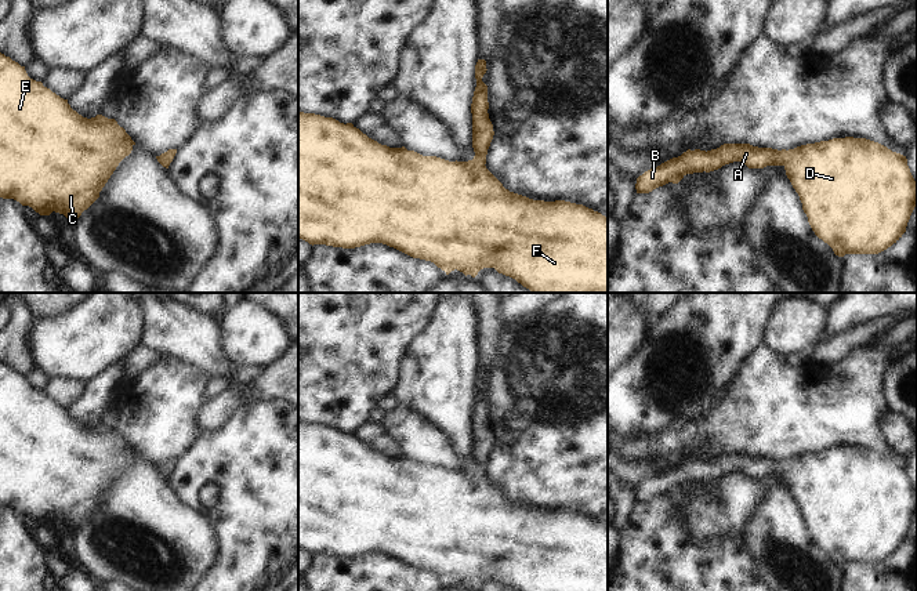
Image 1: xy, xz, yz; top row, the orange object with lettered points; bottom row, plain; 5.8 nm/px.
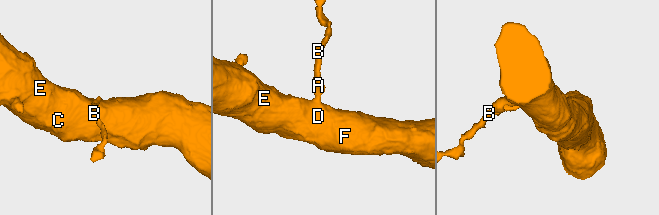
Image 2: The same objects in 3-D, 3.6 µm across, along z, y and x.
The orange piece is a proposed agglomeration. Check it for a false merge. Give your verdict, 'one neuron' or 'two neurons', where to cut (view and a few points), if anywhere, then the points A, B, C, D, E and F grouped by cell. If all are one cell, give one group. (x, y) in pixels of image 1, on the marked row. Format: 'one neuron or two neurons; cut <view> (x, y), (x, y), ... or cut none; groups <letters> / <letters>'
one neuron; cut none; groups A B C D E F

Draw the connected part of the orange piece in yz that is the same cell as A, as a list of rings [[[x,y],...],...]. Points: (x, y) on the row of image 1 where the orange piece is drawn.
[[[833,138],[815,144],[807,144],[794,149],[758,148],[750,144],[724,144],[717,149],[688,149],[678,157],[673,157],[660,166],[645,171],[637,178],[637,193],[649,193],[668,182],[678,184],[686,174],[710,173],[725,164],[742,162],[749,168],[766,166],[783,166],[786,175],[800,196],[802,210],[815,235],[827,243],[836,255],[845,254],[878,254],[896,243],[906,232],[910,215],[917,206],[916,181],[907,166],[906,156],[892,152],[887,146],[866,138]]]

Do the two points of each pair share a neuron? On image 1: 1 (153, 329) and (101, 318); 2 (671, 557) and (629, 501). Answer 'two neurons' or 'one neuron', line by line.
1: two neurons
2: two neurons

